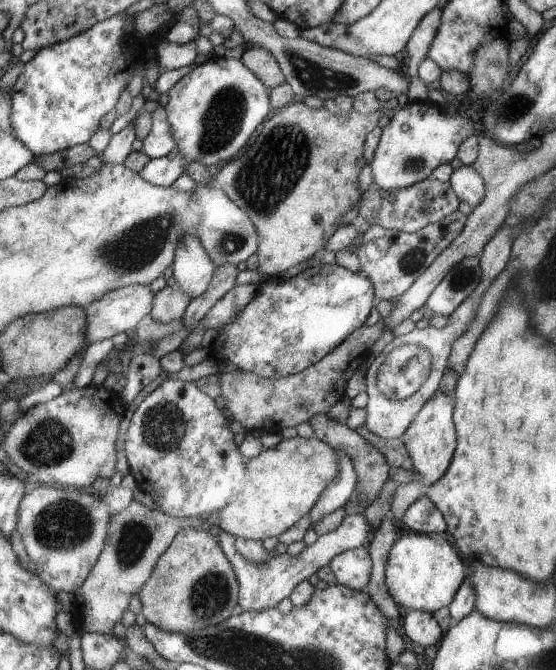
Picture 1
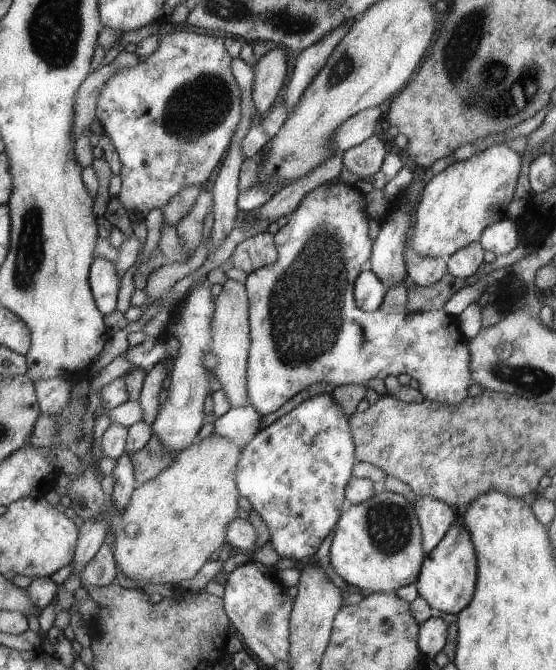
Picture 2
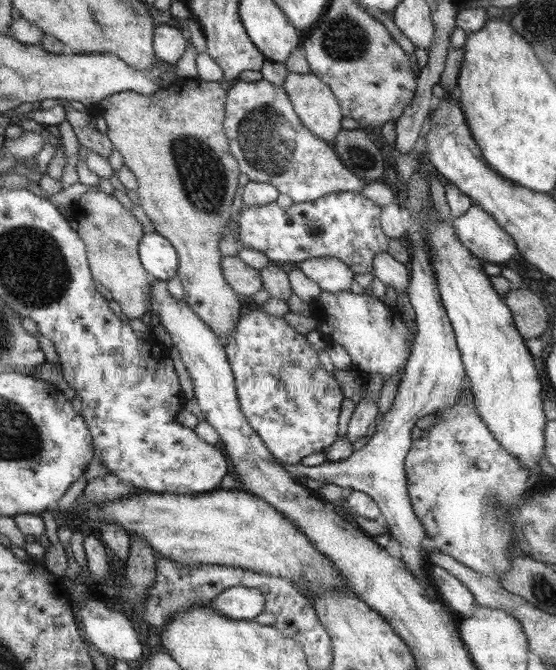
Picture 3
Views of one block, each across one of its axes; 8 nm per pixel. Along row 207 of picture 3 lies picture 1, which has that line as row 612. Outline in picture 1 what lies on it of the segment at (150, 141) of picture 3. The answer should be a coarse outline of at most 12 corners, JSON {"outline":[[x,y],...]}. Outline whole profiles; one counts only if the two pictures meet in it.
{"outline":[[176,534],[139,594],[170,633],[217,626],[239,602],[212,535]]}

